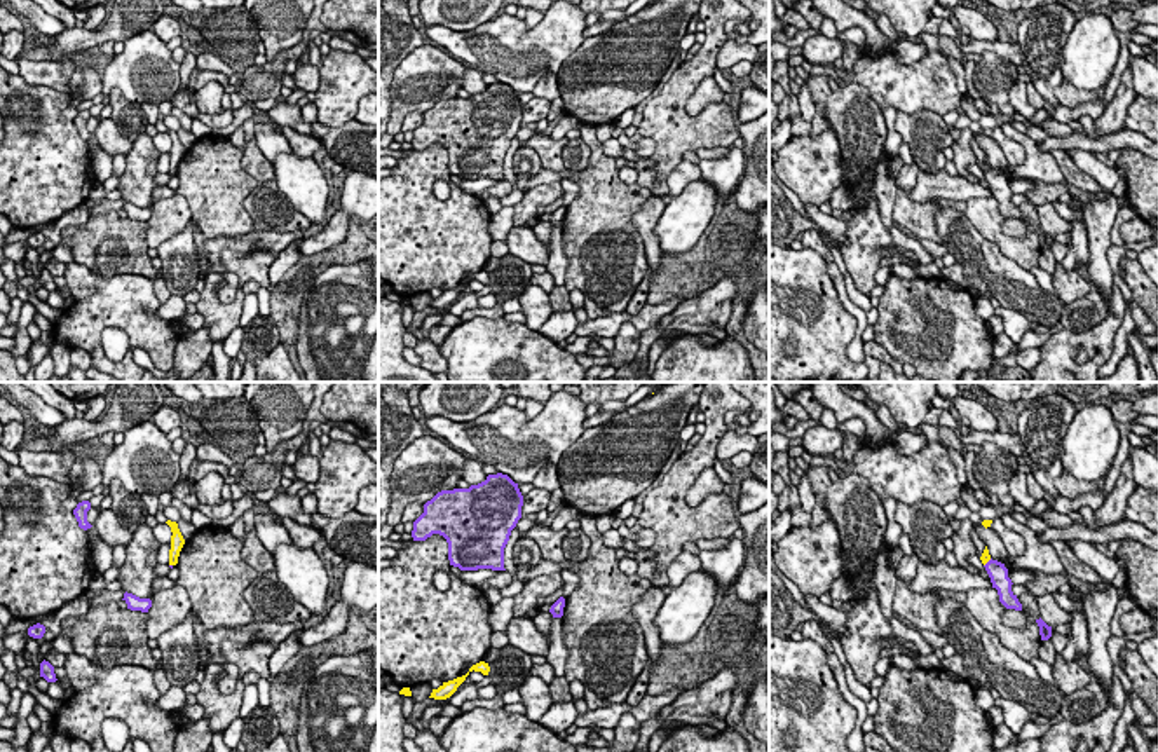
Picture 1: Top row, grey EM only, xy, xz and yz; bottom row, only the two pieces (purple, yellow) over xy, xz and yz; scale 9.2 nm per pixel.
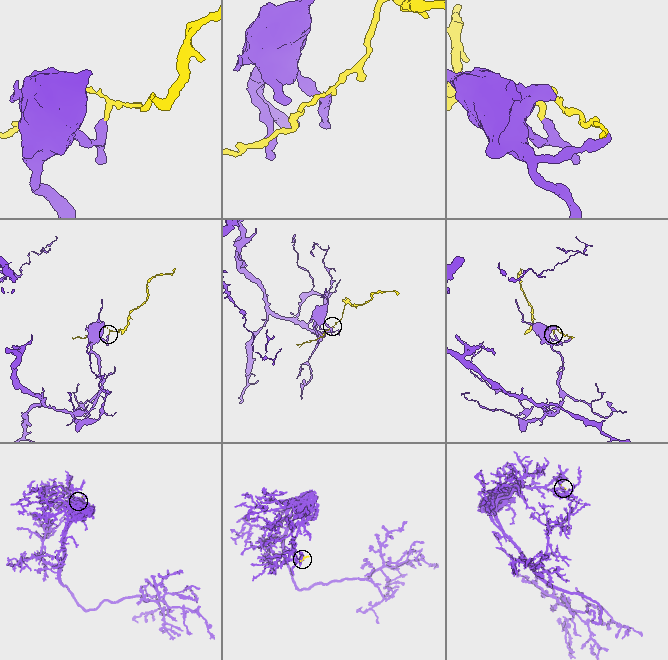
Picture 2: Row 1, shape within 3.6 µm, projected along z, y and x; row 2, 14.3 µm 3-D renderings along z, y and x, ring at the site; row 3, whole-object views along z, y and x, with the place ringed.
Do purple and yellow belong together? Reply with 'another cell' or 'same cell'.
another cell

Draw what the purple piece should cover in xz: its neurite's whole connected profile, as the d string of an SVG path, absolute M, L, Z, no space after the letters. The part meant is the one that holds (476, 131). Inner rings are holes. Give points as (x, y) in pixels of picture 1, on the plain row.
M488 84L485 91L469 98L441 99L424 113L424 122L413 131L413 150L426 150L439 143L448 152L450 174L460 180L506 180L504 157L511 140L521 127L523 105L507 84Z

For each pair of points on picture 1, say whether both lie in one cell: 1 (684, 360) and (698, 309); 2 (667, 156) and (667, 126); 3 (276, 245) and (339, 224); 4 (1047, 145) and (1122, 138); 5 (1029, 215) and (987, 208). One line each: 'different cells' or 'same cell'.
1: different cells
2: same cell
3: different cells
4: same cell
5: same cell

